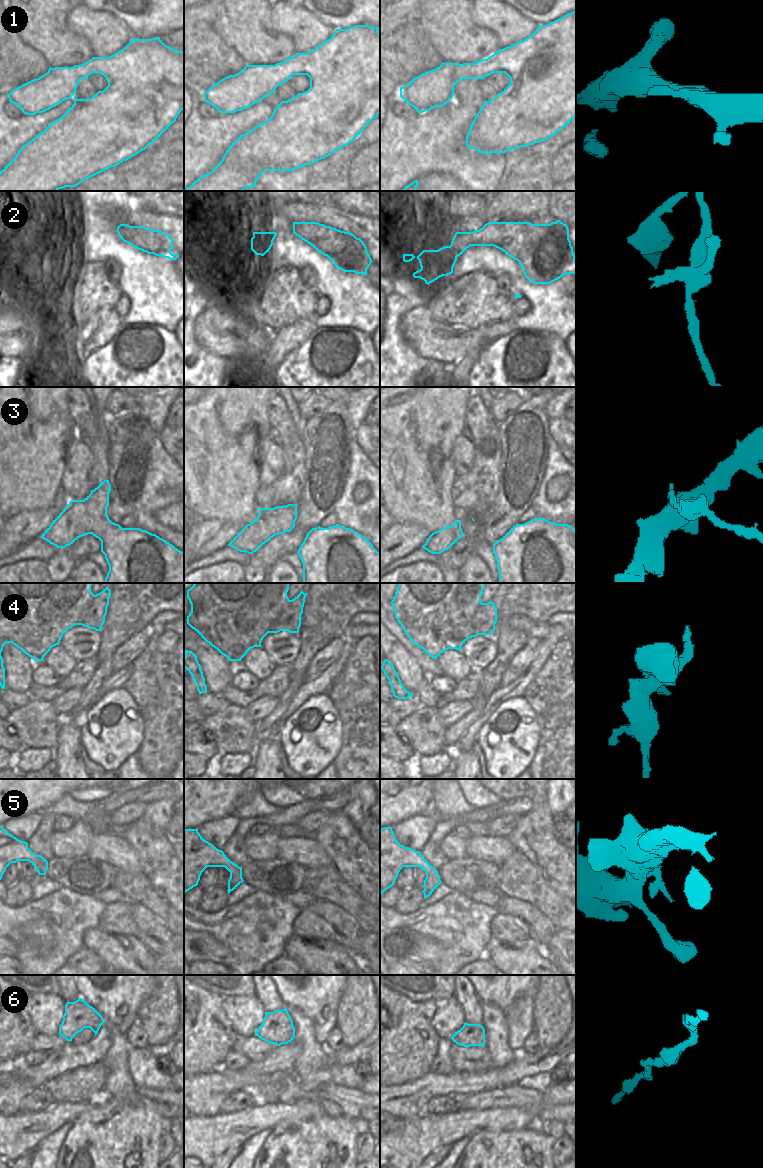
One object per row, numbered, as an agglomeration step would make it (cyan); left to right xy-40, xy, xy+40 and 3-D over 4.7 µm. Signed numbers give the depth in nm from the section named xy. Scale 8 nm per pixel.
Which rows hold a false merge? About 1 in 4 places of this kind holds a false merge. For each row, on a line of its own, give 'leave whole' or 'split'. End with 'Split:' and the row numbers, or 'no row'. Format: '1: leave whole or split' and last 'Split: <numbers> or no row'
1: leave whole
2: split
3: leave whole
4: split
5: leave whole
6: leave whole
Split: 2, 4

